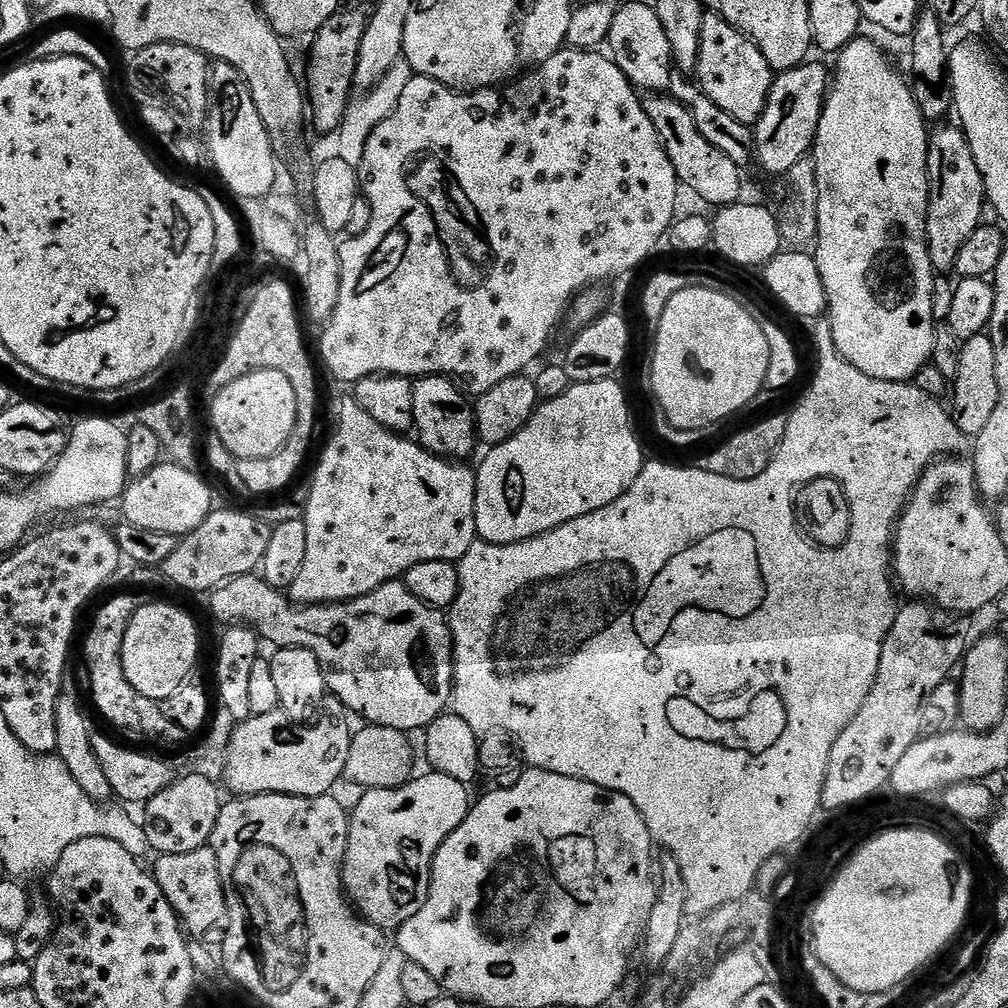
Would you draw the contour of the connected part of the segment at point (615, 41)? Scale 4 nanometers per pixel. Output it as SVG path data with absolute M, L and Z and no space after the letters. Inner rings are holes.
M633 2L621 3L614 14L614 26L610 26L606 48L633 88L644 94L667 93L674 65L670 42L666 39L666 30L662 30L662 22L658 22L655 8Z

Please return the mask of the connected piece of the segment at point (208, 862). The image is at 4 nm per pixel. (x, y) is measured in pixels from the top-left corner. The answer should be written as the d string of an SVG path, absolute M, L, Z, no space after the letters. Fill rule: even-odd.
M210 846L190 850L186 854L160 854L155 857L156 885L170 902L170 906L179 916L181 925L193 937L208 938L216 927L221 927L222 921L227 917L228 907L224 901L224 887L218 874L218 862L214 850ZM192 931L192 932L191 932Z

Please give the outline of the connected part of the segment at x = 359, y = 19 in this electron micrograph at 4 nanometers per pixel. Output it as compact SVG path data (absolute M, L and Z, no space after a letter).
M341 7L311 37L312 53L308 56L306 100L310 105L310 124L320 132L339 133L340 123L354 96L354 70L362 34L366 34L369 13L360 8Z

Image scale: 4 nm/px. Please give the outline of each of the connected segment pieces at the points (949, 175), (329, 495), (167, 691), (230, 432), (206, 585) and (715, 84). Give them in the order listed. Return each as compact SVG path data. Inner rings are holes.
M959 127L940 128L931 133L928 138L928 217L926 218L926 234L928 235L928 253L930 254L930 262L933 269L940 274L948 274L953 271L958 262L958 250L962 250L962 246L966 242L966 238L970 238L970 234L974 234L974 230L979 228L982 223L982 217L985 208L986 212L986 197L984 195L984 183L982 182L982 174L978 170L978 162L974 162L974 154L970 150L968 140L964 137L963 131Z
M348 398L340 404L340 413L336 416L336 429L320 456L320 465L312 476L312 489L308 492L308 509L302 513L302 519L306 526L306 562L298 578L294 578L290 589L290 596L295 603L302 604L334 604L342 600L353 600L359 596L370 594L378 590L391 580L399 580L404 573L422 562L438 562L439 560L450 560L458 562L470 550L470 546L476 543L476 473L464 462L453 462L443 456L436 456L428 451L423 444L415 439L407 440L407 435L399 432L391 432L386 426L374 422L362 406L358 406L355 399Z
M145 604L136 611L128 623L128 629L122 642L122 666L130 686L146 698L162 701L170 698L182 678L186 678L197 667L196 655L200 652L200 636L196 633L196 624L180 608L172 604Z
M259 368L246 374L230 386L220 389L212 399L211 431L230 450L237 460L266 458L274 454L290 438L298 414L298 402L294 399L294 386L278 370Z
M230 509L213 510L198 526L198 530L179 537L174 554L166 558L162 572L168 575L172 584L185 588L188 592L211 593L230 578L251 576L259 569L266 554L269 525L264 525L256 516L248 512L231 512Z
M715 14L705 15L702 22L700 53L694 76L714 106L726 110L730 118L749 126L755 125L763 114L774 79L772 68L755 42L730 26L726 18Z

